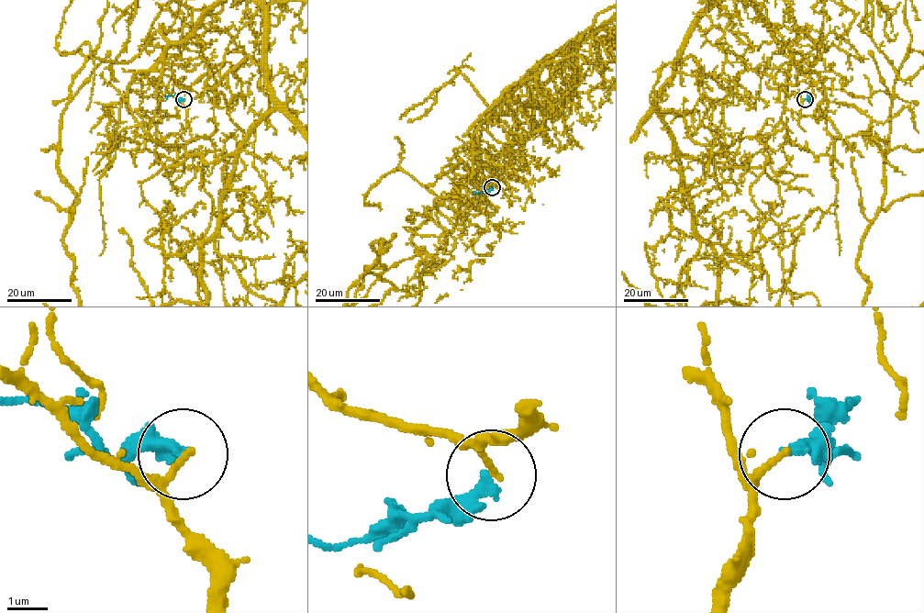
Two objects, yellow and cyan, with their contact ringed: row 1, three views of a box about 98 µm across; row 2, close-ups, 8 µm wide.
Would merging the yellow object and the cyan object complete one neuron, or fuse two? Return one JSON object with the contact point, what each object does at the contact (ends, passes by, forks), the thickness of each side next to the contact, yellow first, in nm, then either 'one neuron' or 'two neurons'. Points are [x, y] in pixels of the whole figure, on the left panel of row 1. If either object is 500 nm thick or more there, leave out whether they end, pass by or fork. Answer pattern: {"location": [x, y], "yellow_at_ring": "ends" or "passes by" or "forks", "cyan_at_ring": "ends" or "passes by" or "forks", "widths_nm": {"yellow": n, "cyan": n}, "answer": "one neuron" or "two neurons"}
{"location": [183, 99], "yellow_at_ring": "ends", "cyan_at_ring": "ends", "widths_nm": {"yellow": 150, "cyan": 280}, "answer": "two neurons"}

